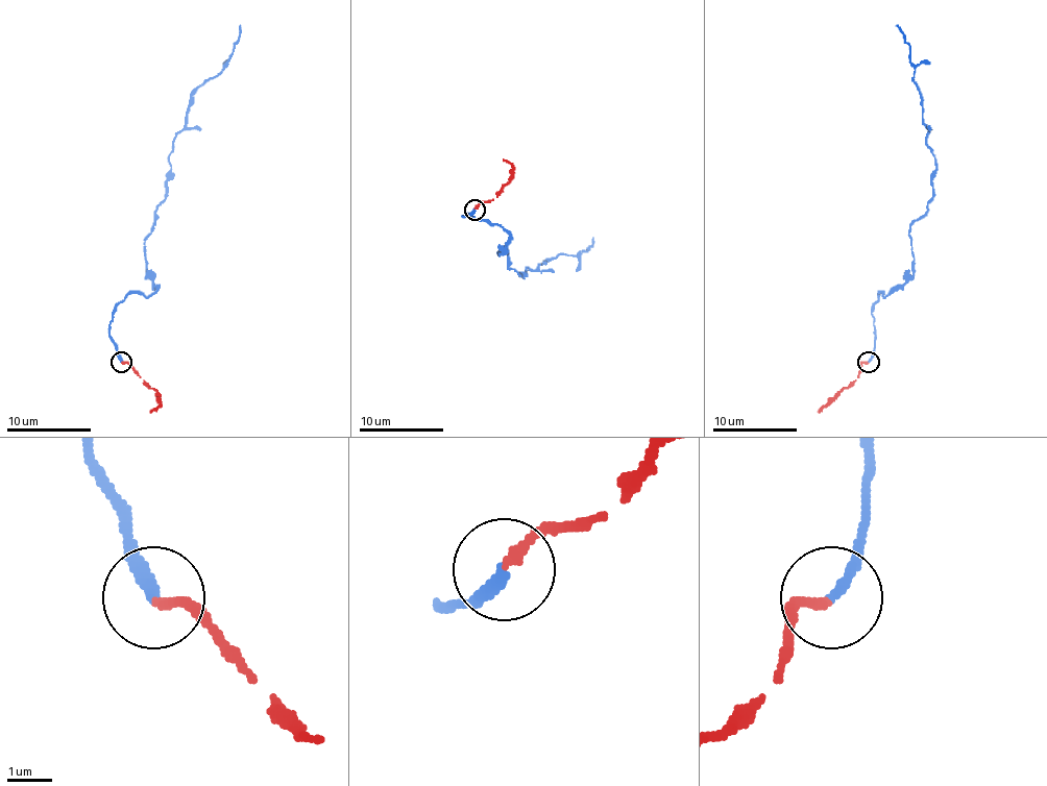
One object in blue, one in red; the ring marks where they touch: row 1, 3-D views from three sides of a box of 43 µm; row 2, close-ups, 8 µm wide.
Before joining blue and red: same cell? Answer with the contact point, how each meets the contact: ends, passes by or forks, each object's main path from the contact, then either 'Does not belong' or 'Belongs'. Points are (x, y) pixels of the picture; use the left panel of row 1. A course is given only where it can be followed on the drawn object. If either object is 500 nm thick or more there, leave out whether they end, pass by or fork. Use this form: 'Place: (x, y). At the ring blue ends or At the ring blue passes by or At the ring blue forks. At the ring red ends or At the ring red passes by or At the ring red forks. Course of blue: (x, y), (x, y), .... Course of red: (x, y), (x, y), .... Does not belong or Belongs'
Place: (121, 362). At the ring blue ends. At the ring red ends. Course of blue: (121, 362), (113, 311), (156, 290), (144, 239), (173, 138), (240, 25). Course of red: (121, 362), (156, 392), (159, 404), (150, 411). Belongs

